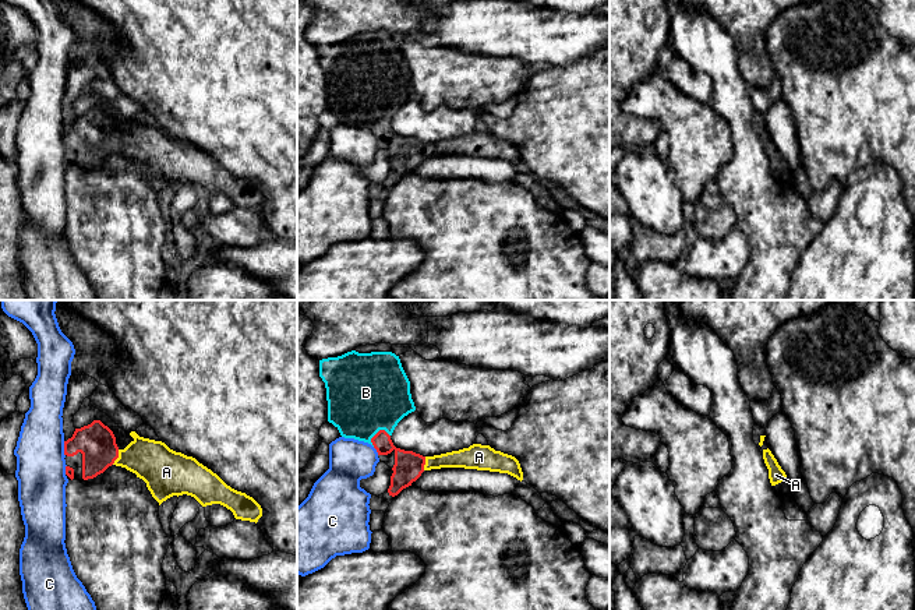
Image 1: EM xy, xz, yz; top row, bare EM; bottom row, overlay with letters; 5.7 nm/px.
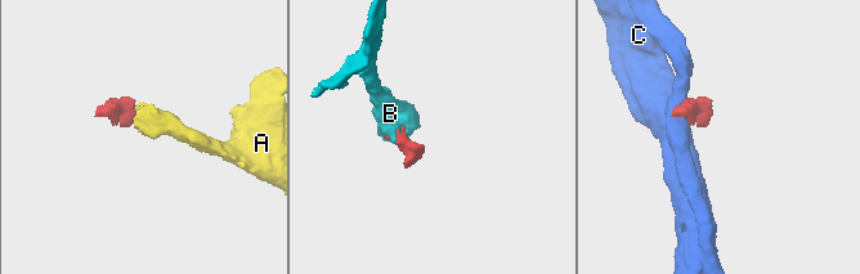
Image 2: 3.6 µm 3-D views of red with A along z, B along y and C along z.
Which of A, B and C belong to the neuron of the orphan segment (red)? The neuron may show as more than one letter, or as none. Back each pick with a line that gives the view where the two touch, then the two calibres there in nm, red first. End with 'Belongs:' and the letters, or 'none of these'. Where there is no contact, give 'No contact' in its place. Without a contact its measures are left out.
A: Touches red in xy. Thickness 220 nm (red) against 240 nm
B: Touches red in xz. Thickness 160 nm (red) against 460 nm
Belongs: A, B

